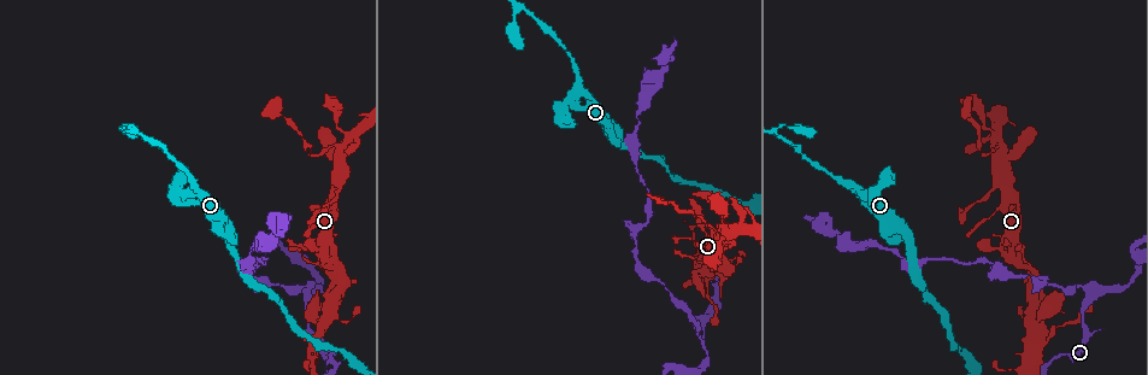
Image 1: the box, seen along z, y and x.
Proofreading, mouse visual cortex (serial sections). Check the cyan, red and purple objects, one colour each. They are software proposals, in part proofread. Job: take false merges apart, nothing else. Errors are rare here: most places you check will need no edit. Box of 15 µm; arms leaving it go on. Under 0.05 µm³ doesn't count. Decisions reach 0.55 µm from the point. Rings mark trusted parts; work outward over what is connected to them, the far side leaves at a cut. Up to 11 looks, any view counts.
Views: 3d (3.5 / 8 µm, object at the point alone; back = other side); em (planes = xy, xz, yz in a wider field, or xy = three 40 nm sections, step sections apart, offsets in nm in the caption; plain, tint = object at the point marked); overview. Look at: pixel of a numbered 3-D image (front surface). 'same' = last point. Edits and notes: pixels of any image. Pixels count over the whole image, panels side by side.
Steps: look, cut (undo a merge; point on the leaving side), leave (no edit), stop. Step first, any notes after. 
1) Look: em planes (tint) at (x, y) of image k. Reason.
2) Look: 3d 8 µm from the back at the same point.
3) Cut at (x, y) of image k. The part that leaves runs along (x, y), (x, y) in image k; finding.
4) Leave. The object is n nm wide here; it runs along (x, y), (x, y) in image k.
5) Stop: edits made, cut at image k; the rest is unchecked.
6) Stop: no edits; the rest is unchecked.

Look: 3d 3.5 µm at (1025, 365) of image 1. Thick turns thin.

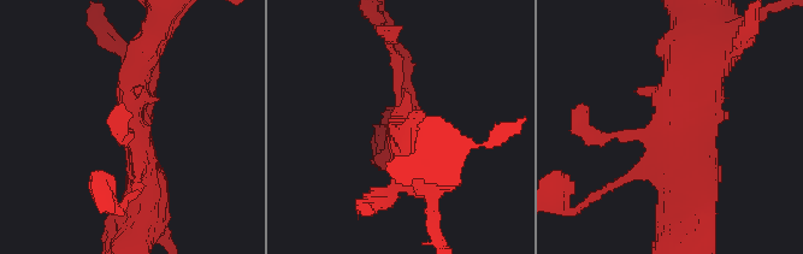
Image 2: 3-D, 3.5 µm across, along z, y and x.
Look: em planes (tint) at (134, 119) of image 2.

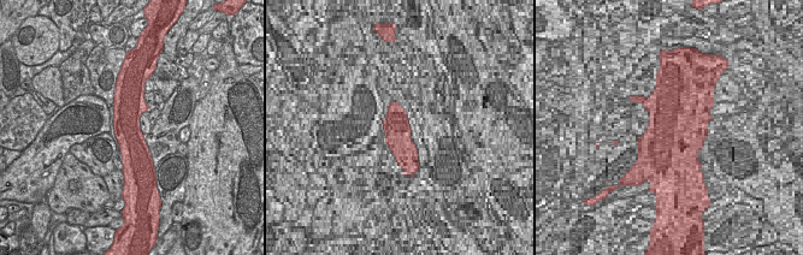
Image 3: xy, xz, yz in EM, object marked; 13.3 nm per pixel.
Leave. It runs along (686, 45), (678, 148), (637, 166) in image 2; all the same cell.

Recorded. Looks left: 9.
Look: 3d 3.5 µm at (698, 217) of image 1. Sharp bend.

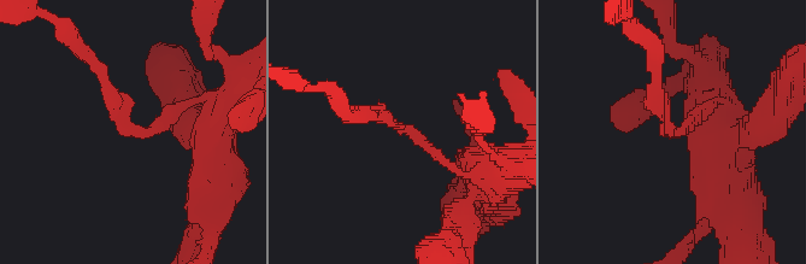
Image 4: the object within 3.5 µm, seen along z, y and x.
Look: em planes (tint) at (139, 131) of image 4. The arms are 150, 200 nm wide; need the tissue.

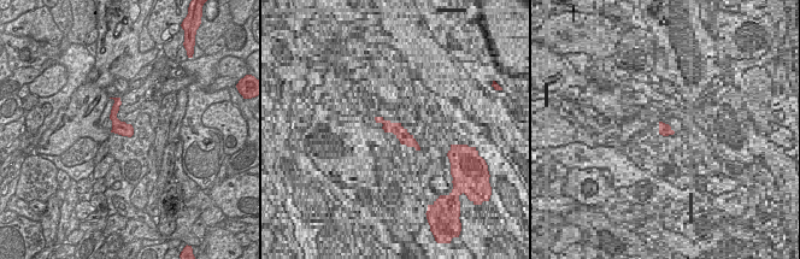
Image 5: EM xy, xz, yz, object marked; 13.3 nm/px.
Look: em xy step 2 (tint) at the same point.

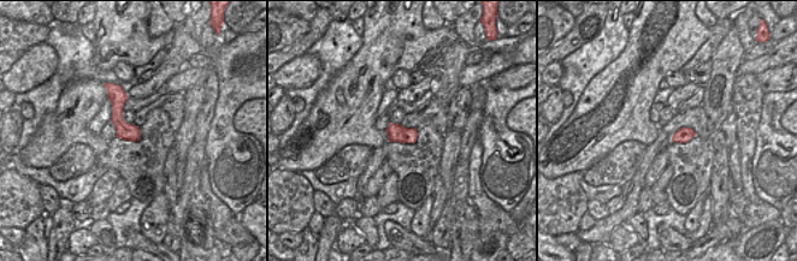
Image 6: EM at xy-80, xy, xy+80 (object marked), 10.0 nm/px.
Leave. It runs along (470, 175), (384, 116), (366, 113) in image 4; all the same cell.

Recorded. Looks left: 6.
Look: 3d 8 µm at (1090, 297) of image 1. A fork.

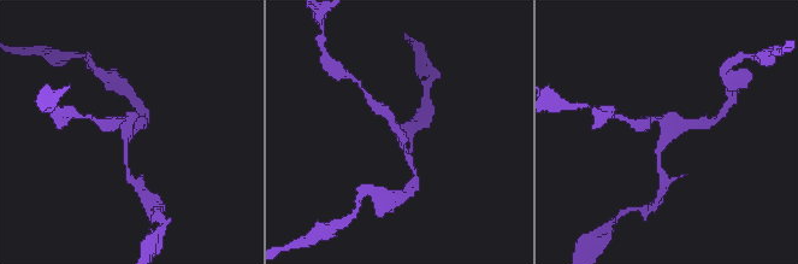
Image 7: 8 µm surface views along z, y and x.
Look: em xy step 2 (tint) at (129, 136) of image 7.

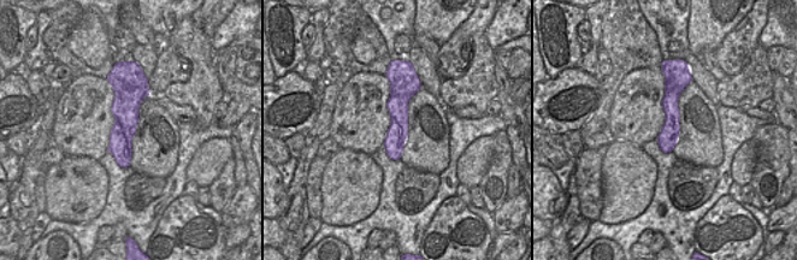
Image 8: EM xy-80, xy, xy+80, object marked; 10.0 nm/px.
Leave. It runs along (126, 168), (129, 123), (116, 121) in image 7; continuous, no second cell.

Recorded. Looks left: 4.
Look: 3d 3.5 µm at (1020, 274) of image 1. Thick turns thin.

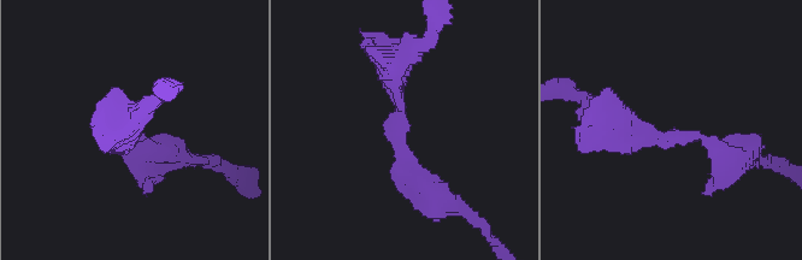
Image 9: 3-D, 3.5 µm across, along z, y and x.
Look: em xy step 2 (tint) at (395, 130) of image 9. The arms are 300, 350 nm wide; need the tissue.

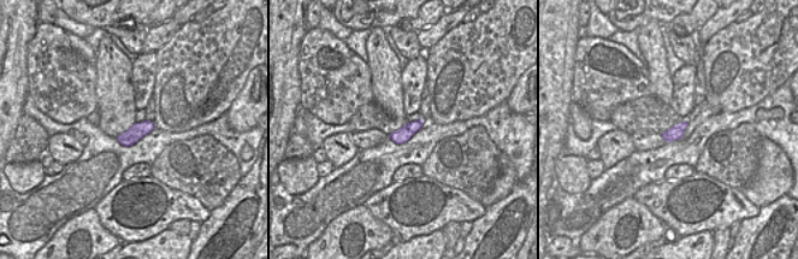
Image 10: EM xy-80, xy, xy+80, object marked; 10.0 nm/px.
Leave. The object is 150 nm wide here; it runs along (432, 193), (395, 143), (399, 57) in image 9; one cell here.

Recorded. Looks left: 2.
Stop: no edits; the rest is unchecked.

